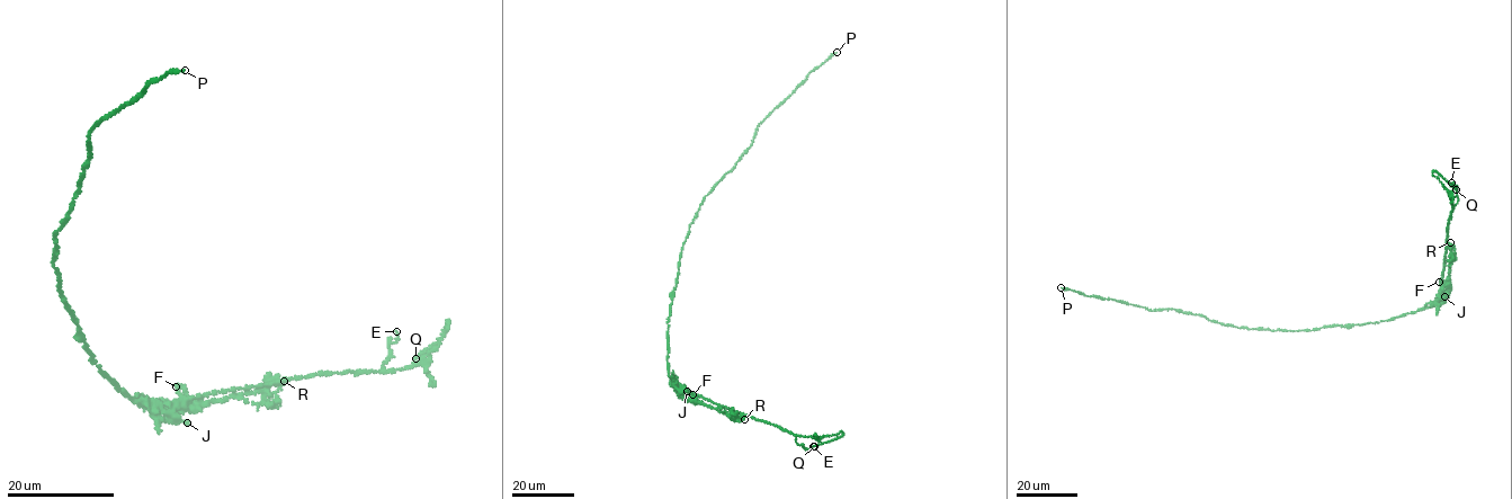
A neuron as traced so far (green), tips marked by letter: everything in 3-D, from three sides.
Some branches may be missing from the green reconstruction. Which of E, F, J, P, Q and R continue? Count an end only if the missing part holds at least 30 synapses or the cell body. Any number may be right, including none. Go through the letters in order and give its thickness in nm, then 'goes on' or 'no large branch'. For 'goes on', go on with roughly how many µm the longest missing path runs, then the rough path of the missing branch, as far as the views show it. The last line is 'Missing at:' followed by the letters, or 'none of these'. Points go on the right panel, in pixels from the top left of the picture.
E: calibre 140 nm; no large branch
F: calibre 240 nm; no large branch
J: calibre 190 nm; no large branch
P: calibre 360 nm; no large branch
Q: calibre 240 nm; goes on; missing 20 µm; course (1456, 189), (1482, 210)
R: calibre 130 nm; no large branch
Missing at: Q

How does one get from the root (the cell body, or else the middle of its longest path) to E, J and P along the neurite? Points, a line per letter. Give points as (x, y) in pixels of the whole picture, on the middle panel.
E: (671, 300), (668, 322), (669, 376), (692, 393), (779, 426), (795, 436), (804, 448), (813, 446)
J: (671, 300), (668, 322), (668, 375), (687, 391)
P: (671, 300), (682, 242), (705, 196), (750, 145), (758, 124), (837, 52)

